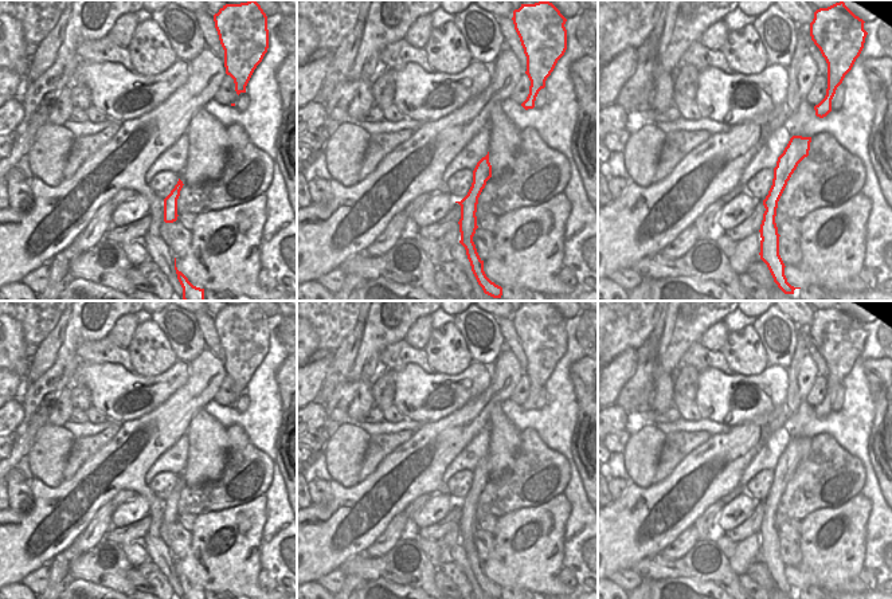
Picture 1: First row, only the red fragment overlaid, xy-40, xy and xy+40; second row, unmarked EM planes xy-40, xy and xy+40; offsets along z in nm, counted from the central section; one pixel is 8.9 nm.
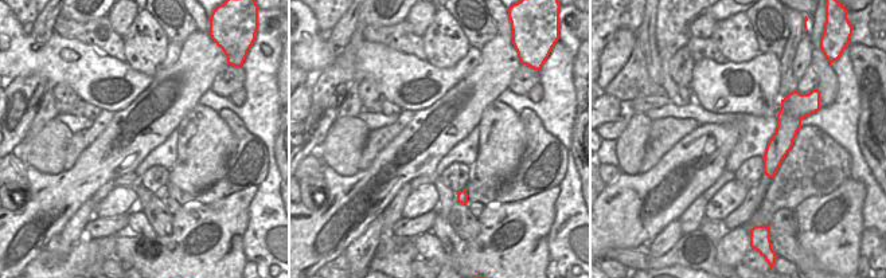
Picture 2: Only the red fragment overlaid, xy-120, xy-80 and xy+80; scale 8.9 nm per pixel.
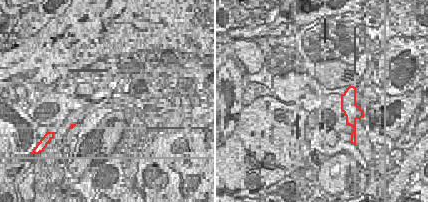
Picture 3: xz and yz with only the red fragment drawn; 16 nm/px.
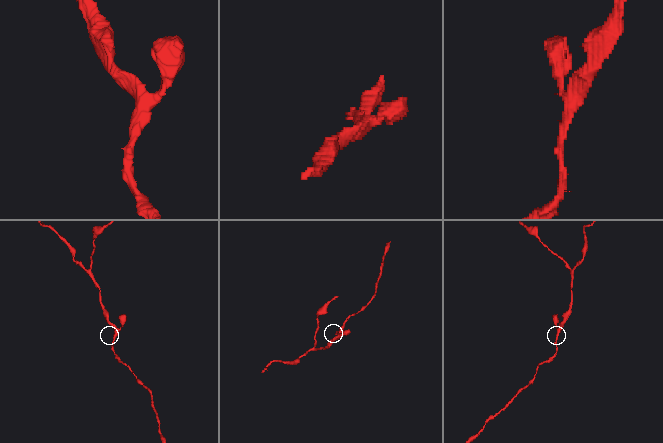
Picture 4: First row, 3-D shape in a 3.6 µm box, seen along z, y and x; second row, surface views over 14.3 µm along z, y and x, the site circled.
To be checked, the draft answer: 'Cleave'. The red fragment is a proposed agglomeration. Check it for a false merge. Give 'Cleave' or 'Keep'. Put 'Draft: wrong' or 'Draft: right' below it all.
Keep
Draft: wrong

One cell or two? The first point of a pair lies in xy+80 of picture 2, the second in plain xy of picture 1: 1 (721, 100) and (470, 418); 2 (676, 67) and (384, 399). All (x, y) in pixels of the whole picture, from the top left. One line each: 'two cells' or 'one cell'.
1: two cells
2: one cell

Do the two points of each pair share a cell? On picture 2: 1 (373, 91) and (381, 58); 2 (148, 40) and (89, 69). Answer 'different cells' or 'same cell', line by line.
1: different cells
2: different cells

